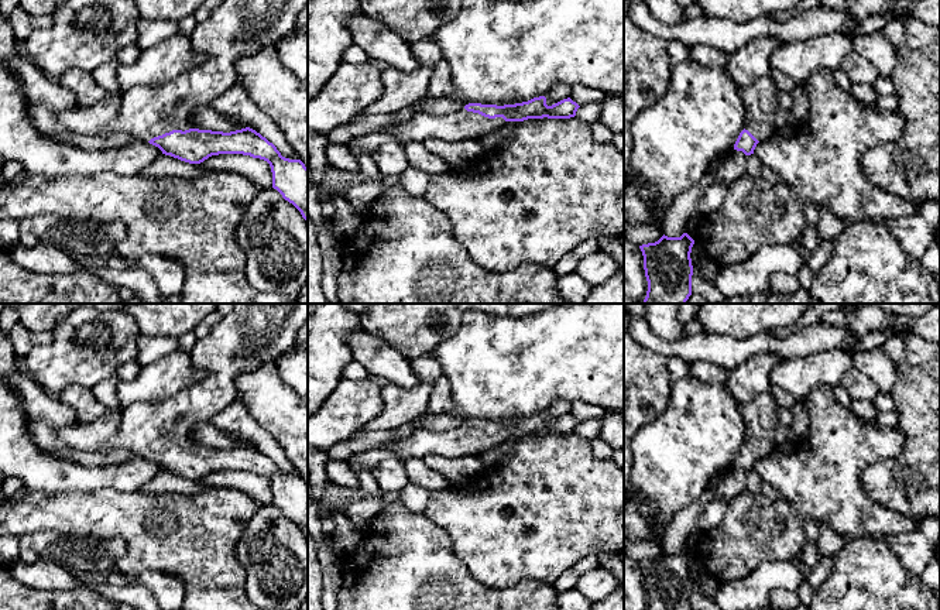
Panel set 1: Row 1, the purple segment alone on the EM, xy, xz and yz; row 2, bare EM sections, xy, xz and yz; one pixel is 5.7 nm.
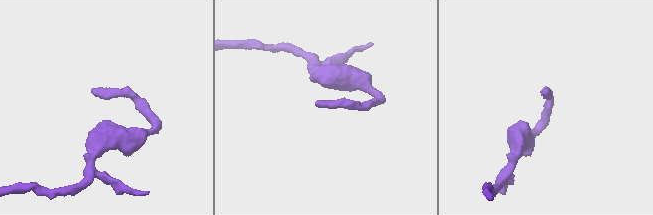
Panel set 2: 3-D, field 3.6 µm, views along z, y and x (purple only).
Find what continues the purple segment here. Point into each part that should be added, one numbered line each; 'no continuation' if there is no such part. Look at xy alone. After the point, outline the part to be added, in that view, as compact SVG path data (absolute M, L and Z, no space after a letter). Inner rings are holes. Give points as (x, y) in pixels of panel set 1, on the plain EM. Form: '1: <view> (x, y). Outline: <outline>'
1: xy (251, 335). Outline: M234 304L233 311L215 323L191 352L191 360L205 373L179 393L161 402L134 402L120 411L117 433L100 452L126 449L138 459L172 446L189 446L189 431L198 422L209 422L237 400L236 377L261 364L275 363L295 342L299 329L308 322L308 304Z

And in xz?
1: xz (459, 442). Outline: M463 424L442 432L432 429L416 431L409 438L392 443L390 449L402 462L423 459L426 455L453 459L480 456L505 439L502 433L488 435Z

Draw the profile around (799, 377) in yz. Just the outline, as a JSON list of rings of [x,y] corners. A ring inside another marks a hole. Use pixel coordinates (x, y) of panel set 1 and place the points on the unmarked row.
[[[831,349],[792,360],[781,360],[771,371],[771,385],[778,385],[797,401],[817,387],[836,387],[844,373],[854,367],[852,353]]]

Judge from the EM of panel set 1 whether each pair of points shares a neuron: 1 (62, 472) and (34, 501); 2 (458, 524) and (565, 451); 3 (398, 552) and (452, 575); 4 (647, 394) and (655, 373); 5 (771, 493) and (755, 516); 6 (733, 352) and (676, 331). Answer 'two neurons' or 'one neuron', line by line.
1: two neurons
2: one neuron
3: one neuron
4: one neuron
5: two neurons
6: two neurons

